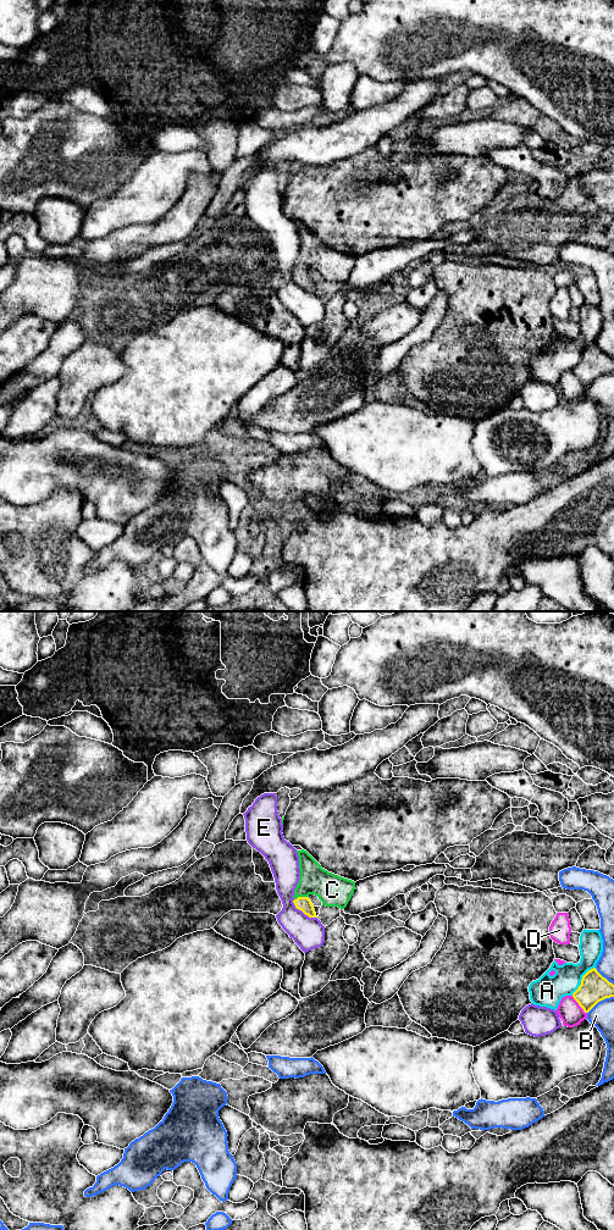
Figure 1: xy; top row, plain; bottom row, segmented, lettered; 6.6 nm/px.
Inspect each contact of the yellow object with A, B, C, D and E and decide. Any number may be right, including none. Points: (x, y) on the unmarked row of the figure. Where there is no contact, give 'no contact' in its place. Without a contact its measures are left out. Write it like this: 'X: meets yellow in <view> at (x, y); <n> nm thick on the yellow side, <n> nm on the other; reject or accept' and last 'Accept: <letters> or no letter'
A: meets yellow in xy at (581, 355); 190 nm thick on the yellow side, 200 nm on the other; reject
B: meets yellow in xy at (599, 376); 190 nm thick on the yellow side, 160 nm on the other; reject
C: meets yellow in xy at (300, 272); 100 nm thick on the yellow side, 200 nm on the other; accept
D: meets yellow in xy at (579, 380); 190 nm thick on the yellow side, 150 nm on the other; reject
E: meets yellow in xy at (303, 287); 100 nm thick on the yellow side, 200 nm on the other; reject
Accept: C

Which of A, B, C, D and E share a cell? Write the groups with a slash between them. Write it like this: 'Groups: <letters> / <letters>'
Groups: A / B / C / D / E

